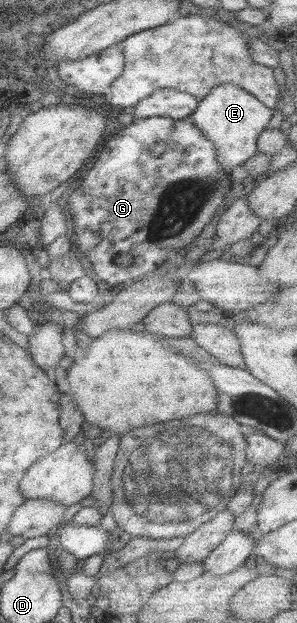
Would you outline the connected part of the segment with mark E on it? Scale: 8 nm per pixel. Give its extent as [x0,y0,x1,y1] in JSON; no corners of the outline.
[185,84,274,173]

